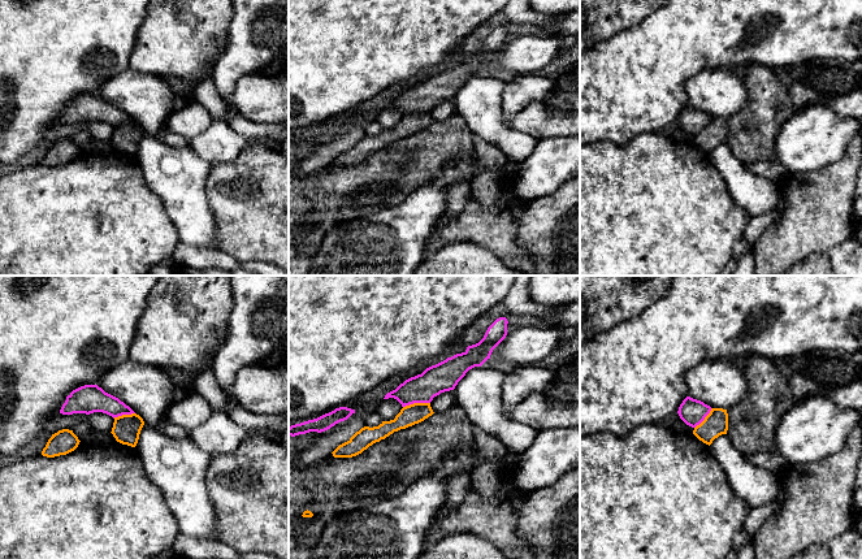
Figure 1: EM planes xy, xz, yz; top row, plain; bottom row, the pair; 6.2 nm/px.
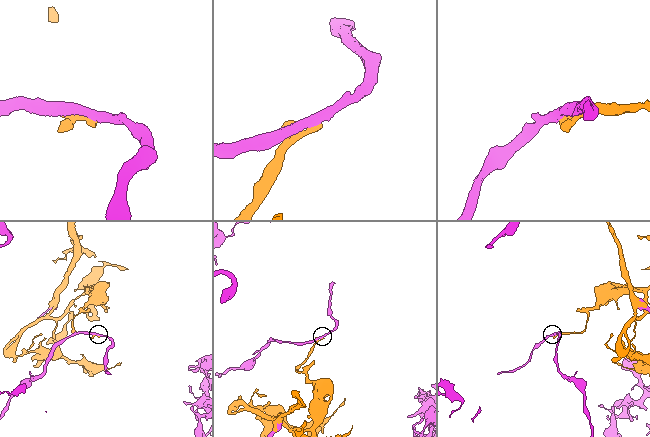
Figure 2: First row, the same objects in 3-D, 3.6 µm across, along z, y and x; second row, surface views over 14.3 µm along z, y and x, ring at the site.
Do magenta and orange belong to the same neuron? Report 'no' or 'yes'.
yes

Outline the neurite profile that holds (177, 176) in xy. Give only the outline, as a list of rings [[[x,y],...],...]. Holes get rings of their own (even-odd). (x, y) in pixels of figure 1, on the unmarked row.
[[[143,134],[137,161],[147,187],[156,194],[178,231],[179,242],[220,250],[217,224],[208,203],[205,185],[211,164],[189,146],[174,148],[161,136]]]

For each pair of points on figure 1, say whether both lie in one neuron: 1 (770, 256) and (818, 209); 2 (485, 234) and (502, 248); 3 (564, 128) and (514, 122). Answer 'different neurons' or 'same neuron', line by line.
1: same neuron
2: same neuron
3: same neuron

